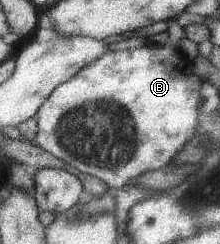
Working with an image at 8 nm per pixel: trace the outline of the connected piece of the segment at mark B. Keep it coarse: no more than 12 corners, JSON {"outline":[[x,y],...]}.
{"outline":[[166,45],[58,85],[33,145],[112,188],[169,166],[203,82]]}

